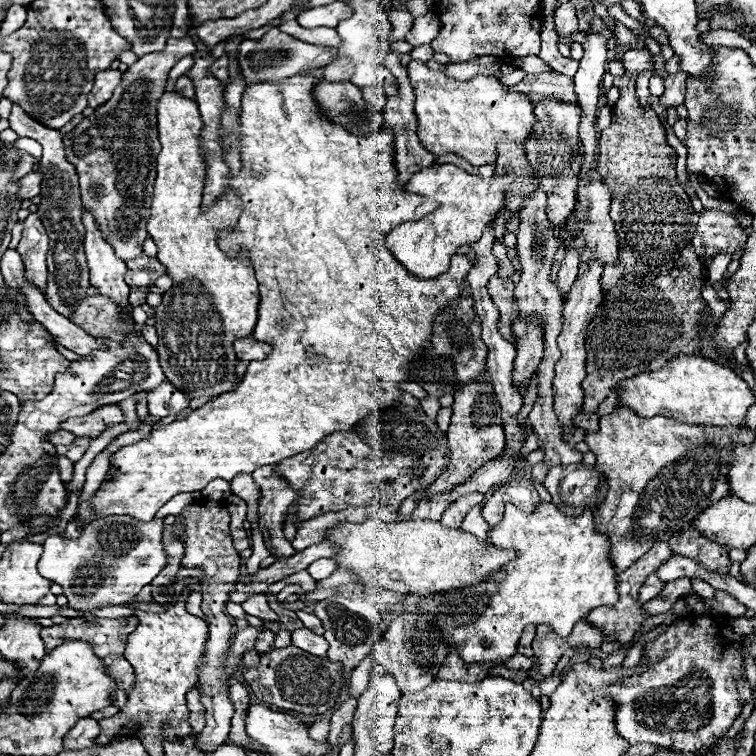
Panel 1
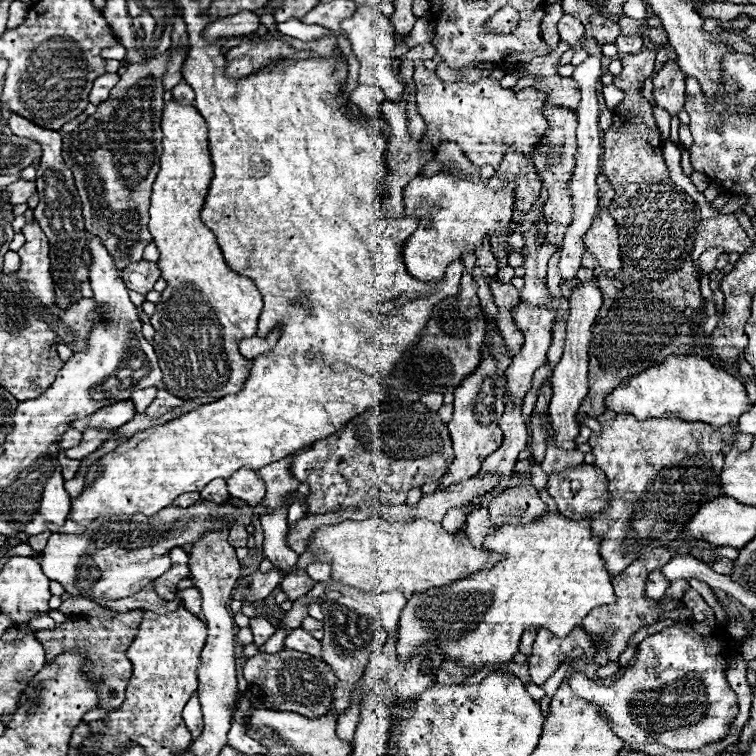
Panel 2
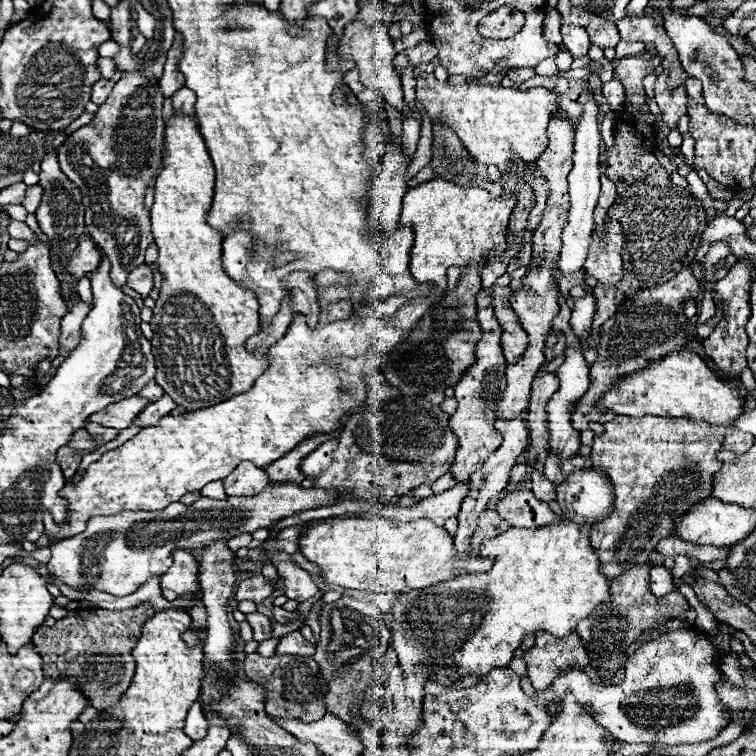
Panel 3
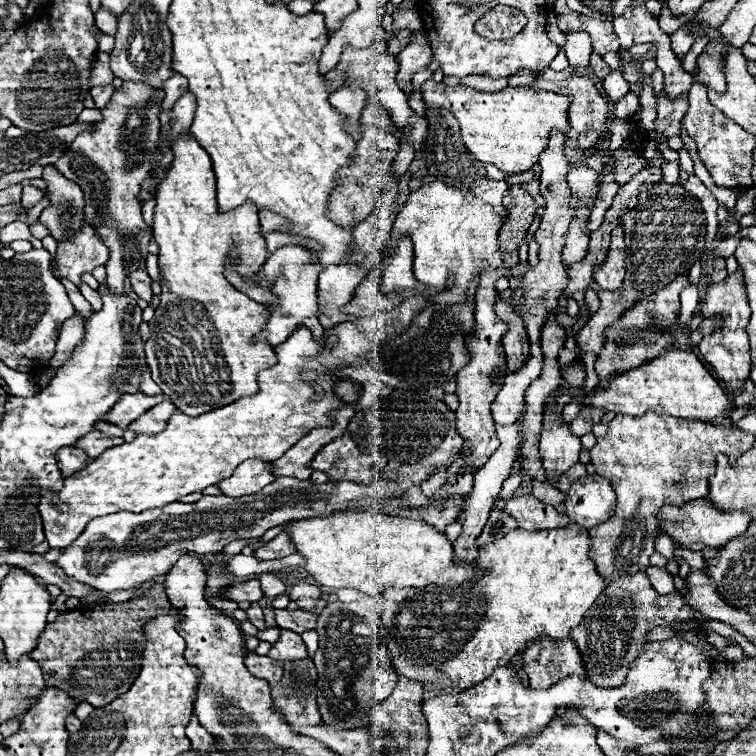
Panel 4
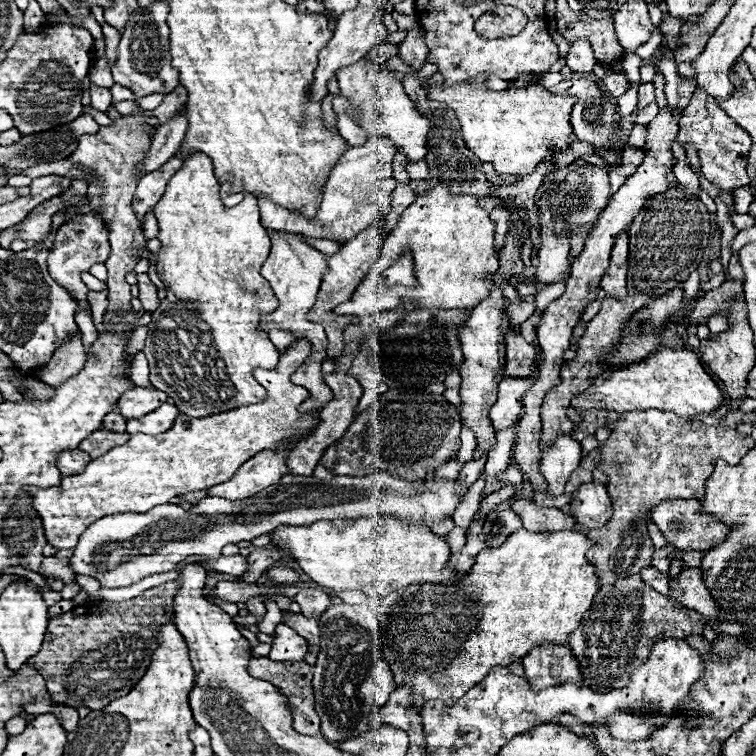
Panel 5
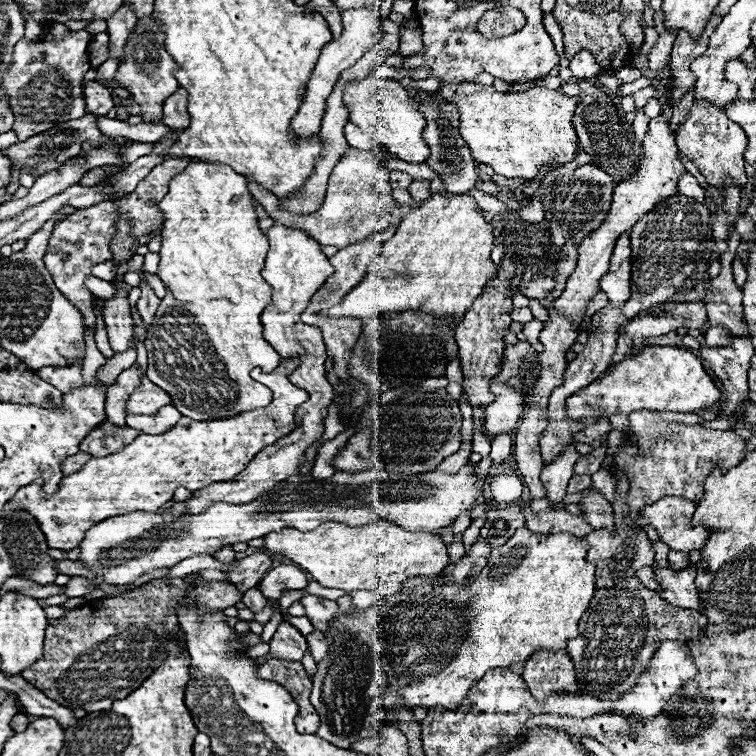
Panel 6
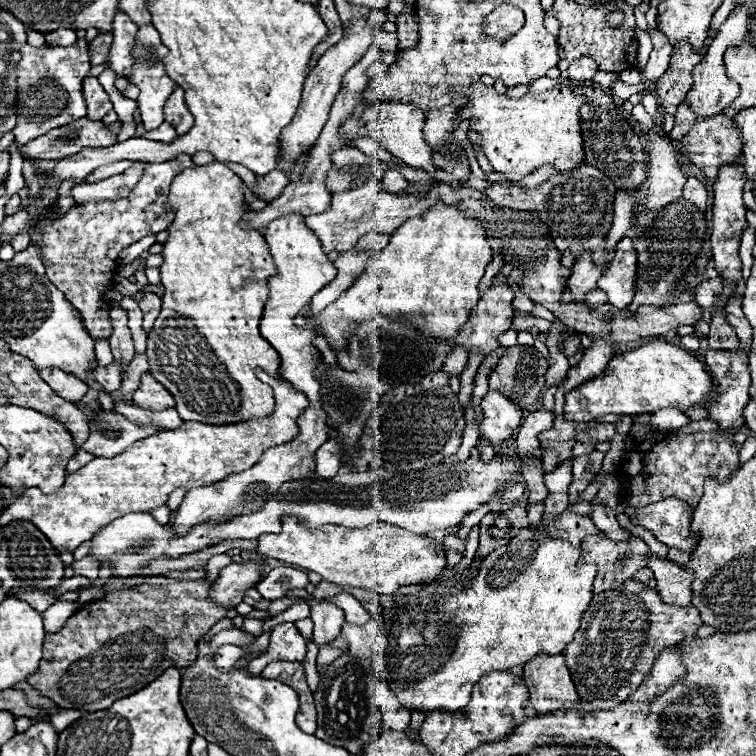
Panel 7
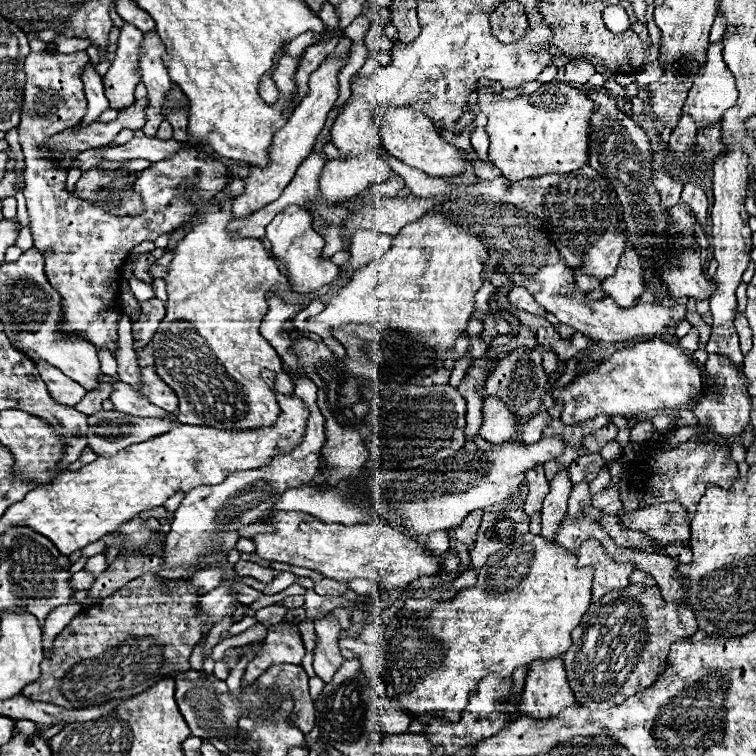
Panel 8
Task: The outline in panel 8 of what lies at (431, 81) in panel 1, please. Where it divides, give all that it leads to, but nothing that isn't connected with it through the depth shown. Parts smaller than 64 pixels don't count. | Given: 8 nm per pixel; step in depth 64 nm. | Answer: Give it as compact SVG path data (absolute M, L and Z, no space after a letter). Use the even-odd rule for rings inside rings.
M548 82L538 92L520 96L514 100L506 100L500 94L494 94L490 86L478 88L478 106L480 112L488 116L486 132L490 138L490 162L500 168L502 176L510 182L520 182L526 178L538 178L546 174L566 174L574 172L588 164L588 132L590 132L590 112L594 112L596 104L590 100L588 92L570 88L562 82Z

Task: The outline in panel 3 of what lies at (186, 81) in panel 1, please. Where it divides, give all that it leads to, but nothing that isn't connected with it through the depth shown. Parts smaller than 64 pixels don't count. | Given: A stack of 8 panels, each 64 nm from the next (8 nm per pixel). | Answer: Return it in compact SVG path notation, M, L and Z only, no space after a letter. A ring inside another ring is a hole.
M180 88L174 96L172 96L172 108L176 111L192 116L195 114L196 95L188 88Z

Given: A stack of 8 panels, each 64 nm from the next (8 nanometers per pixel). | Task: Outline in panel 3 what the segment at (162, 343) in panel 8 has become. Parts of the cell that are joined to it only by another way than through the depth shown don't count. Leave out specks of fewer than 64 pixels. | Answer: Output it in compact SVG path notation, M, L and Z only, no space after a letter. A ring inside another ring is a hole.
M178 112L172 114L166 128L166 148L168 158L162 174L156 180L156 196L150 212L154 244L160 250L158 270L164 276L160 296L150 320L154 332L154 336L150 338L150 346L156 364L156 382L178 406L184 406L186 412L196 412L200 408L210 408L212 404L220 404L222 400L248 392L254 386L256 378L270 364L270 358L250 356L250 352L246 352L246 340L258 334L262 328L260 304L250 290L244 290L242 286L232 282L222 270L224 236L218 230L210 228L210 224L206 222L214 196L214 166L210 162L210 154L198 132L194 116L188 118Z

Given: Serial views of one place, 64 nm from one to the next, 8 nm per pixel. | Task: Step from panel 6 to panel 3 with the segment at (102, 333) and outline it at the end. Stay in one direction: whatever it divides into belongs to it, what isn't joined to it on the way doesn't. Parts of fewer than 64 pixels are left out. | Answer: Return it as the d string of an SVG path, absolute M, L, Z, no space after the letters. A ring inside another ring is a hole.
M85 276L79 279L77 292L82 301L93 305L93 293L91 288L91 282Z

